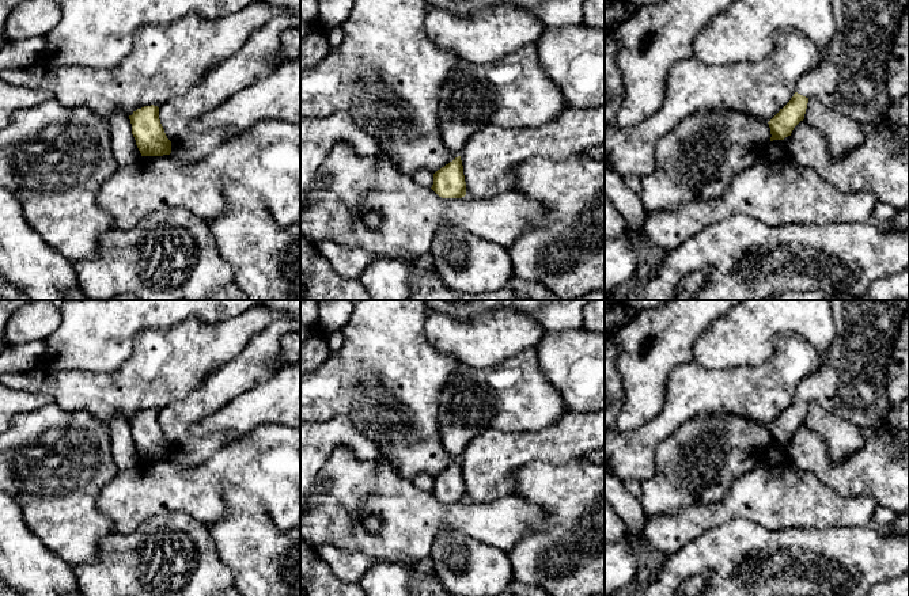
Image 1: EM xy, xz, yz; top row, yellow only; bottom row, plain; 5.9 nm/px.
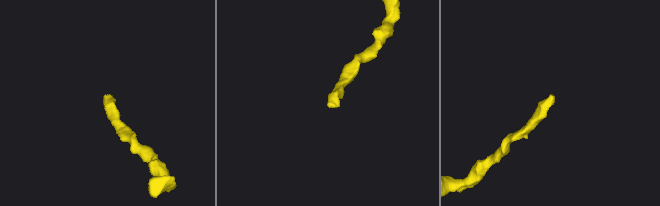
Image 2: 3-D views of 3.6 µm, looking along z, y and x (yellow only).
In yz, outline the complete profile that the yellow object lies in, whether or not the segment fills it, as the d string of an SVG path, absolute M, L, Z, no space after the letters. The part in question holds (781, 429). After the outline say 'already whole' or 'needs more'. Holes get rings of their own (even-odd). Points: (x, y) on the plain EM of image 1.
M832 300L836 338L830 349L821 354L821 367L802 380L791 405L768 426L770 445L784 444L804 424L810 402L857 425L879 429L887 424L891 403L887 396L887 365L894 352L909 300Z | needs more

